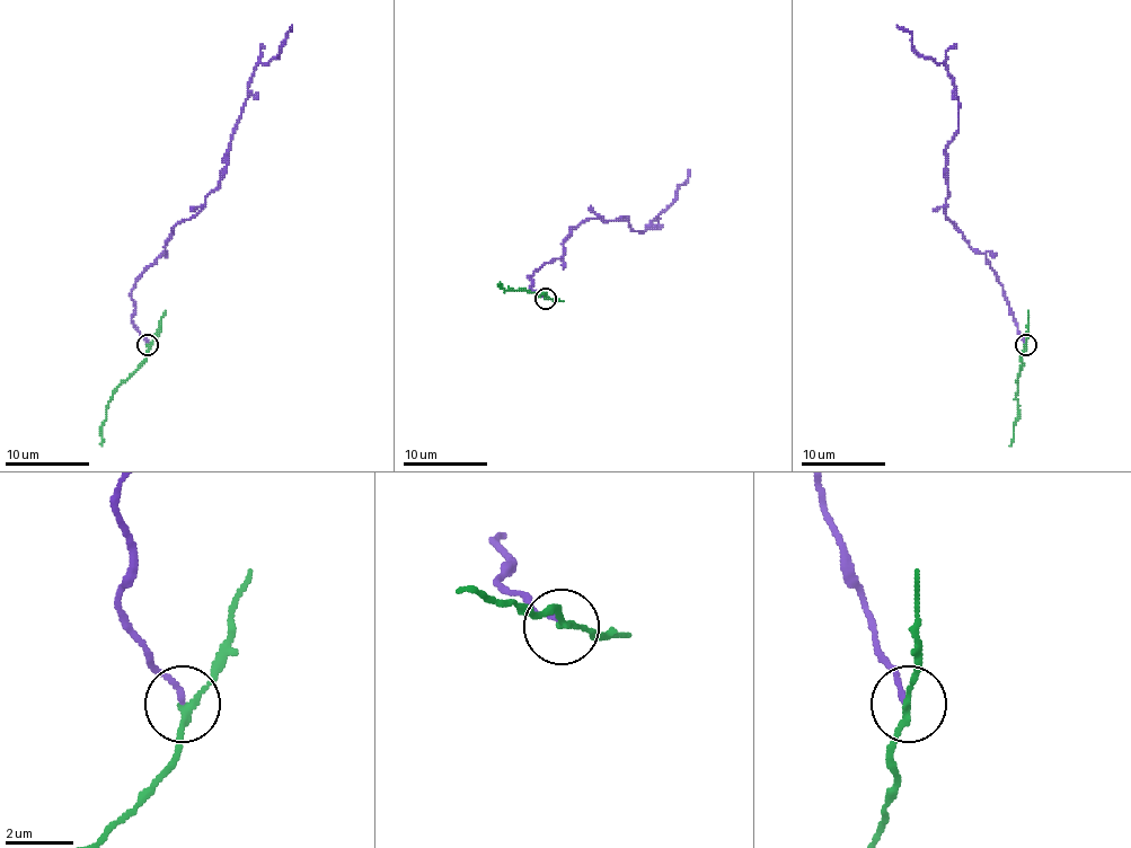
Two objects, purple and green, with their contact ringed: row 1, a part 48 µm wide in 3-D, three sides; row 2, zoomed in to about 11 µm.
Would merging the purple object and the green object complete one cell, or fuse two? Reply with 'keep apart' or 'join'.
keep apart

